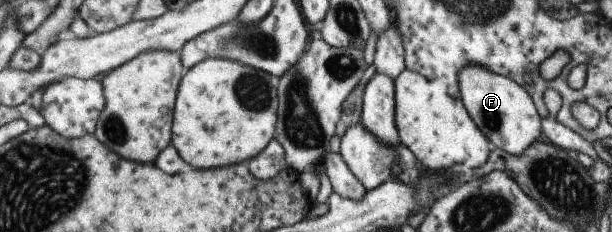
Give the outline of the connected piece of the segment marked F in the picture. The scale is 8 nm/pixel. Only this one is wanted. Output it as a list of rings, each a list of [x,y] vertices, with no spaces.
[[[468,63],[457,72],[457,89],[474,126],[481,130],[494,148],[516,156],[542,137],[541,118],[530,95],[510,77],[491,73],[482,65]]]

